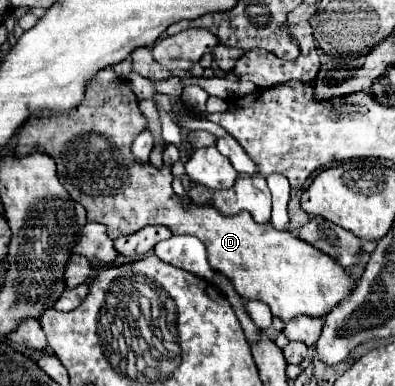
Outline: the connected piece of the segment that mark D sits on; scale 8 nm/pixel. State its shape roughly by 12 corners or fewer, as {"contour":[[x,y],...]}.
{"contour":[[125,83],[19,129],[87,219],[117,239],[193,235],[241,297],[281,321],[353,289],[337,261],[247,211],[185,203],[139,163]]}

